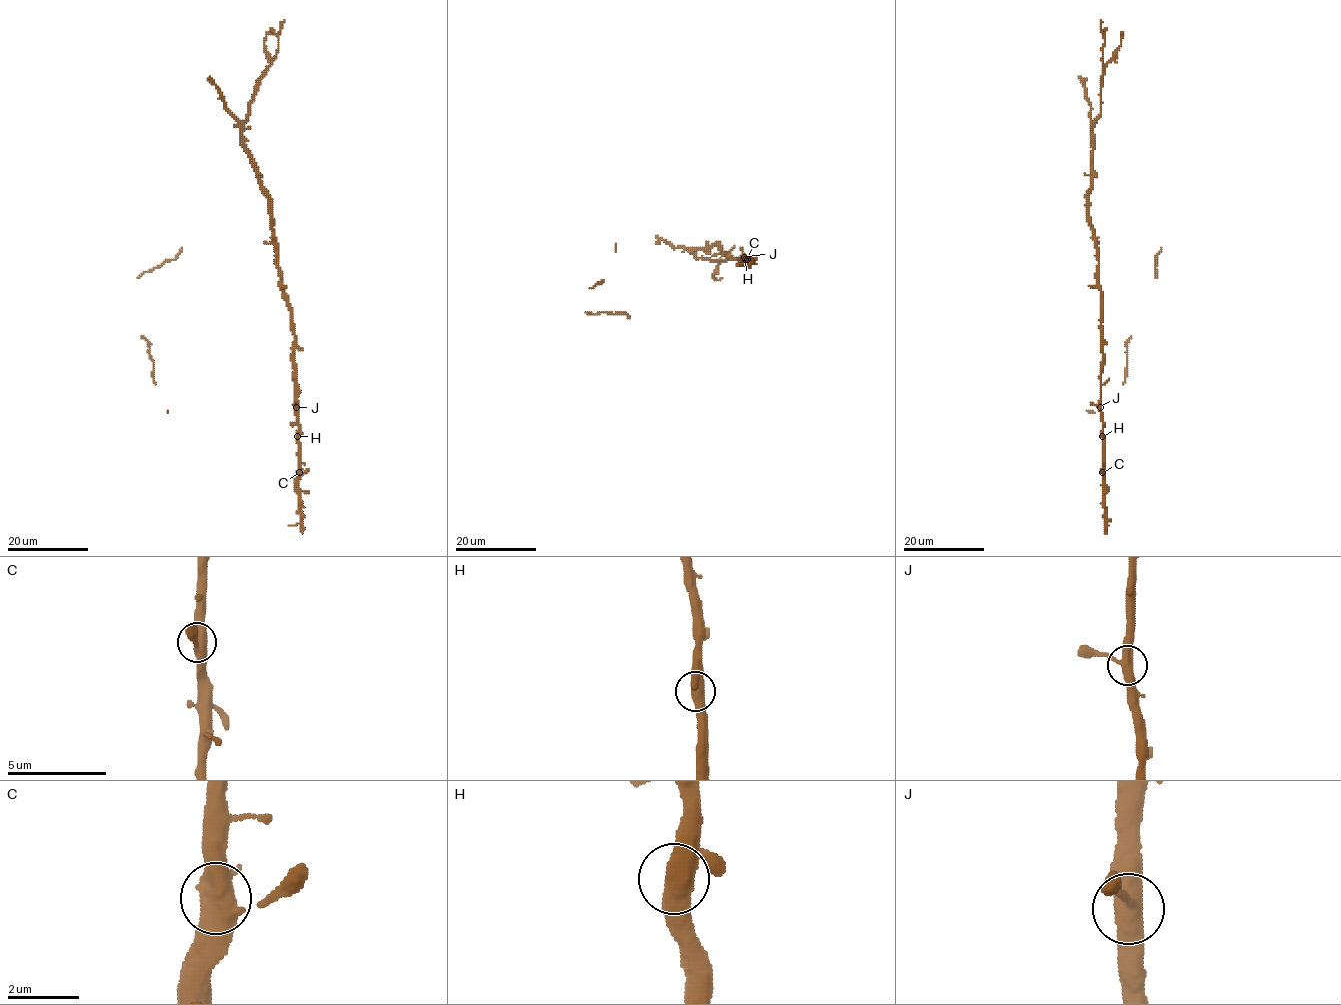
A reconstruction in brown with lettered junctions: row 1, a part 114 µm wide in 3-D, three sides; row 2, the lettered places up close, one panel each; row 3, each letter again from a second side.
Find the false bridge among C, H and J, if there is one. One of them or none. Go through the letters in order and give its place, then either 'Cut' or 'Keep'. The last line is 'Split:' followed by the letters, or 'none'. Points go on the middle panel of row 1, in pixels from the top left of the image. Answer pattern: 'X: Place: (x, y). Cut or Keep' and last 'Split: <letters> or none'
C: Place: (747, 259). Keep
H: Place: (745, 259). Keep
J: Place: (744, 257). Keep
Split: none

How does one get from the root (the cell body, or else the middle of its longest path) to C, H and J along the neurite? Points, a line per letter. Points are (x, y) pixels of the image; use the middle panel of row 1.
C: (731, 255), (747, 259)
H: (731, 255), (745, 259)
J: (731, 255), (734, 258), (744, 257)

